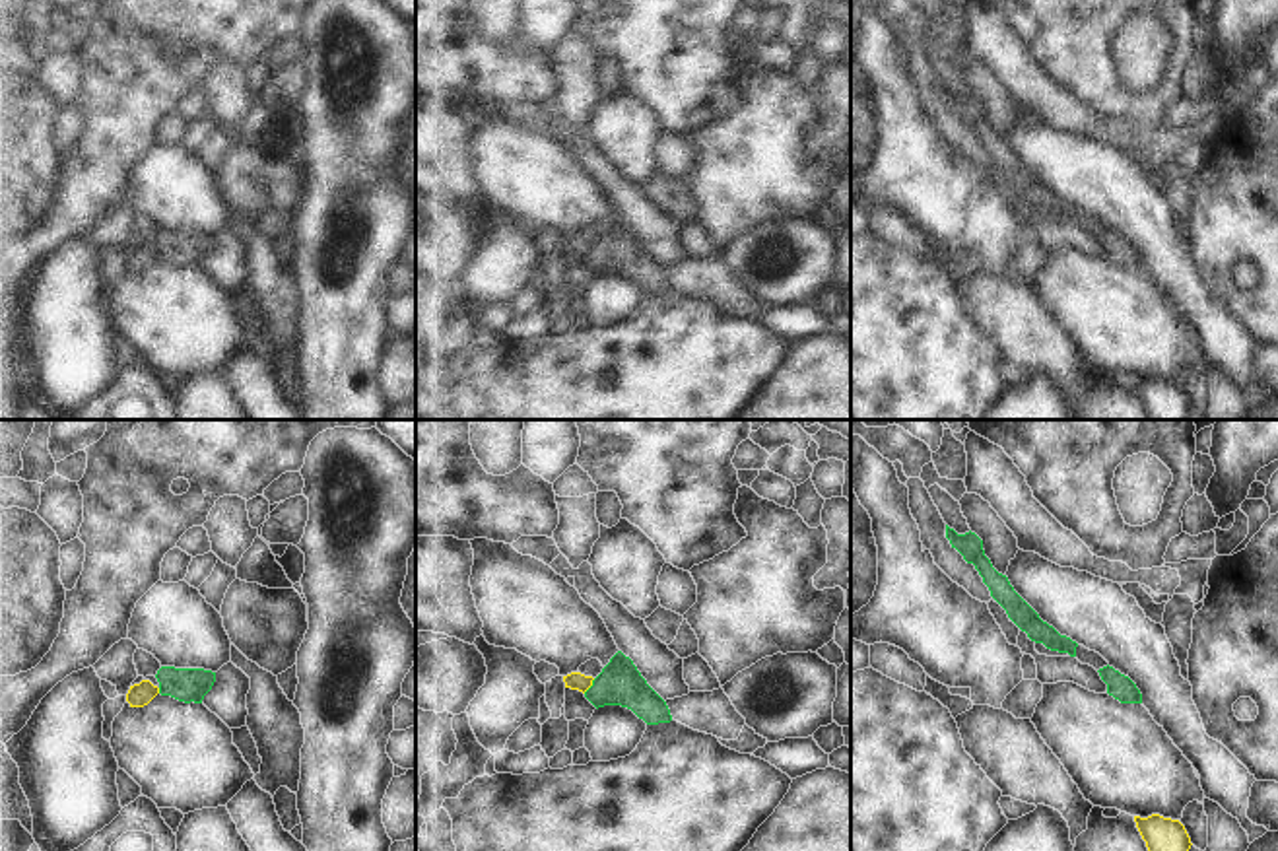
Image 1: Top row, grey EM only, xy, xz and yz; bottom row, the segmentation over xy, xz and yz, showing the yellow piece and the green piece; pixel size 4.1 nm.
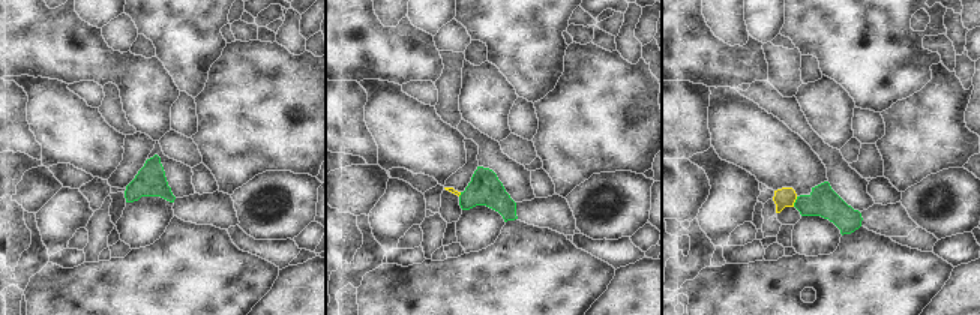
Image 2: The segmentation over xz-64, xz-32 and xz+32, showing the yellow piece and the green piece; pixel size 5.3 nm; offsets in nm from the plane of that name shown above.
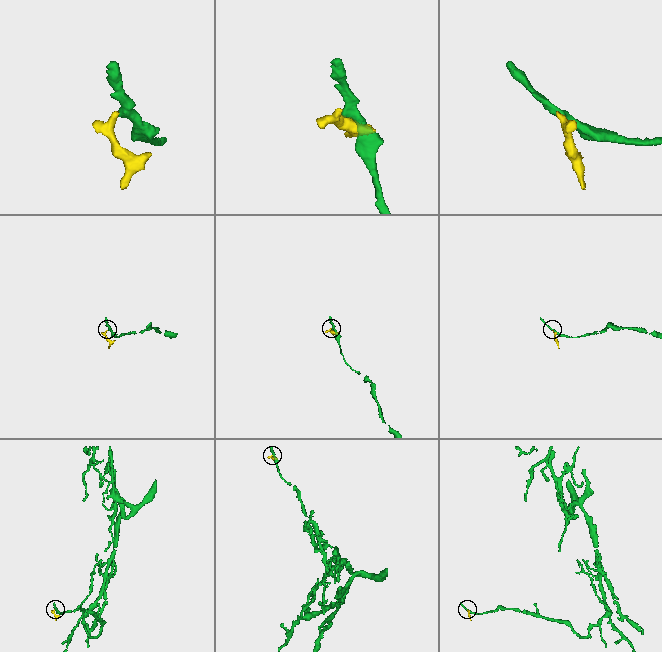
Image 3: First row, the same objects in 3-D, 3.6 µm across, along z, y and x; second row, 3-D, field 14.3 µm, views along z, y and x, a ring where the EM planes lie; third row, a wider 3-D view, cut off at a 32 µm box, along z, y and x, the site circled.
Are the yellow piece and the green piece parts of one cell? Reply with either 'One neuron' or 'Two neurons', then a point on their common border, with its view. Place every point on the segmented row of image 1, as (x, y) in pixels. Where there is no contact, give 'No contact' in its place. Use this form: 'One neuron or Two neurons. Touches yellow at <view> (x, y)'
Two neurons. Touches yellow at xz (589, 686)

